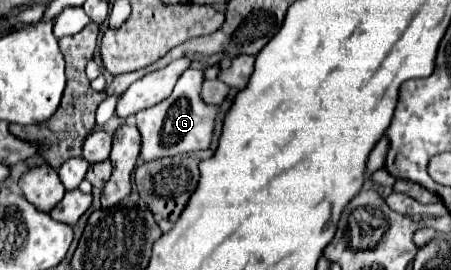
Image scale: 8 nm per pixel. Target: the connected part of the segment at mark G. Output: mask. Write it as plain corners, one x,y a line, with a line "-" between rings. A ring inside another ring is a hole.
189,67
189,70
181,74
181,78
177,80
175,90
167,100
135,114
135,126
141,132
141,160
147,162
163,156
175,156
175,154
209,148
217,106
207,106
201,102
199,98
201,82
203,82
203,72

